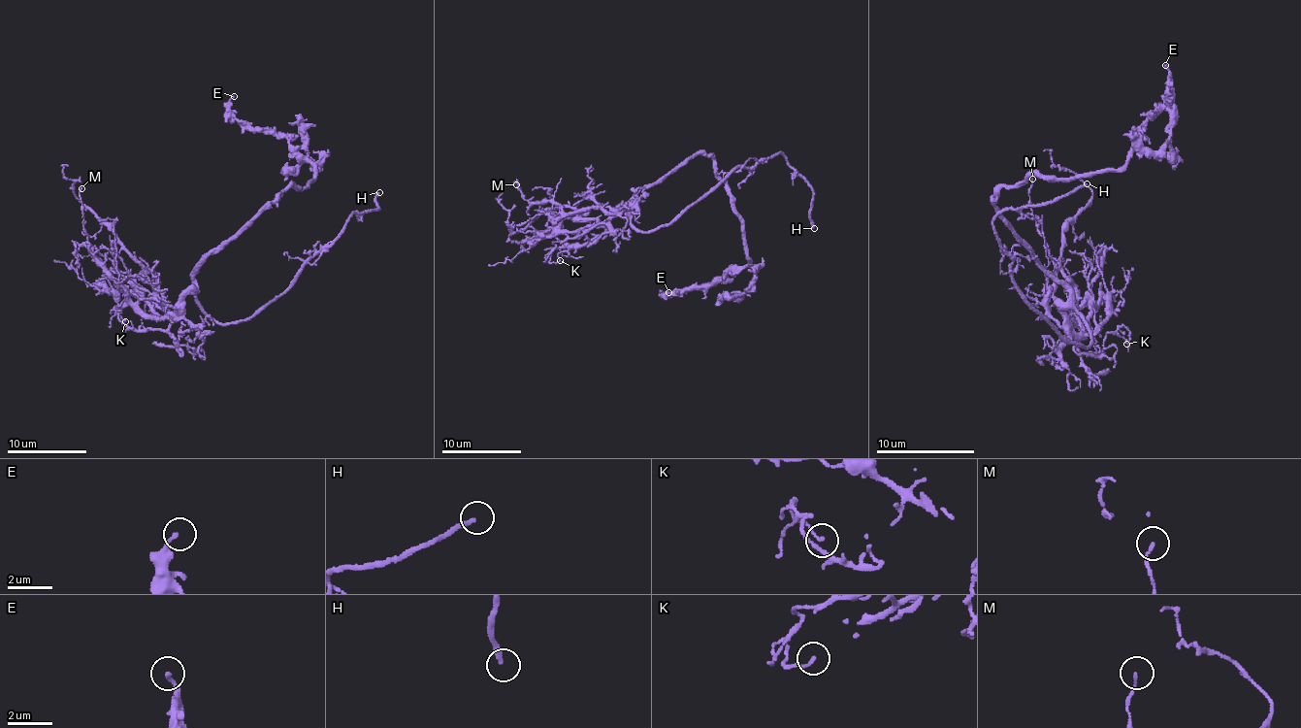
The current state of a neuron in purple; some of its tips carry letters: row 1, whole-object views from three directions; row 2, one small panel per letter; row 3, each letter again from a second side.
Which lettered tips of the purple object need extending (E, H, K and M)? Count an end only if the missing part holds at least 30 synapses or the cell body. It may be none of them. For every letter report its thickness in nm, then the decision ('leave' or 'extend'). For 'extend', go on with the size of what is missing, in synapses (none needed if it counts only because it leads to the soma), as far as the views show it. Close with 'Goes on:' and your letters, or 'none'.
E: 160 nm | leave
H: 200 nm | extend
K: 140 nm | leave
M: 120 nm | leave
Goes on: H

